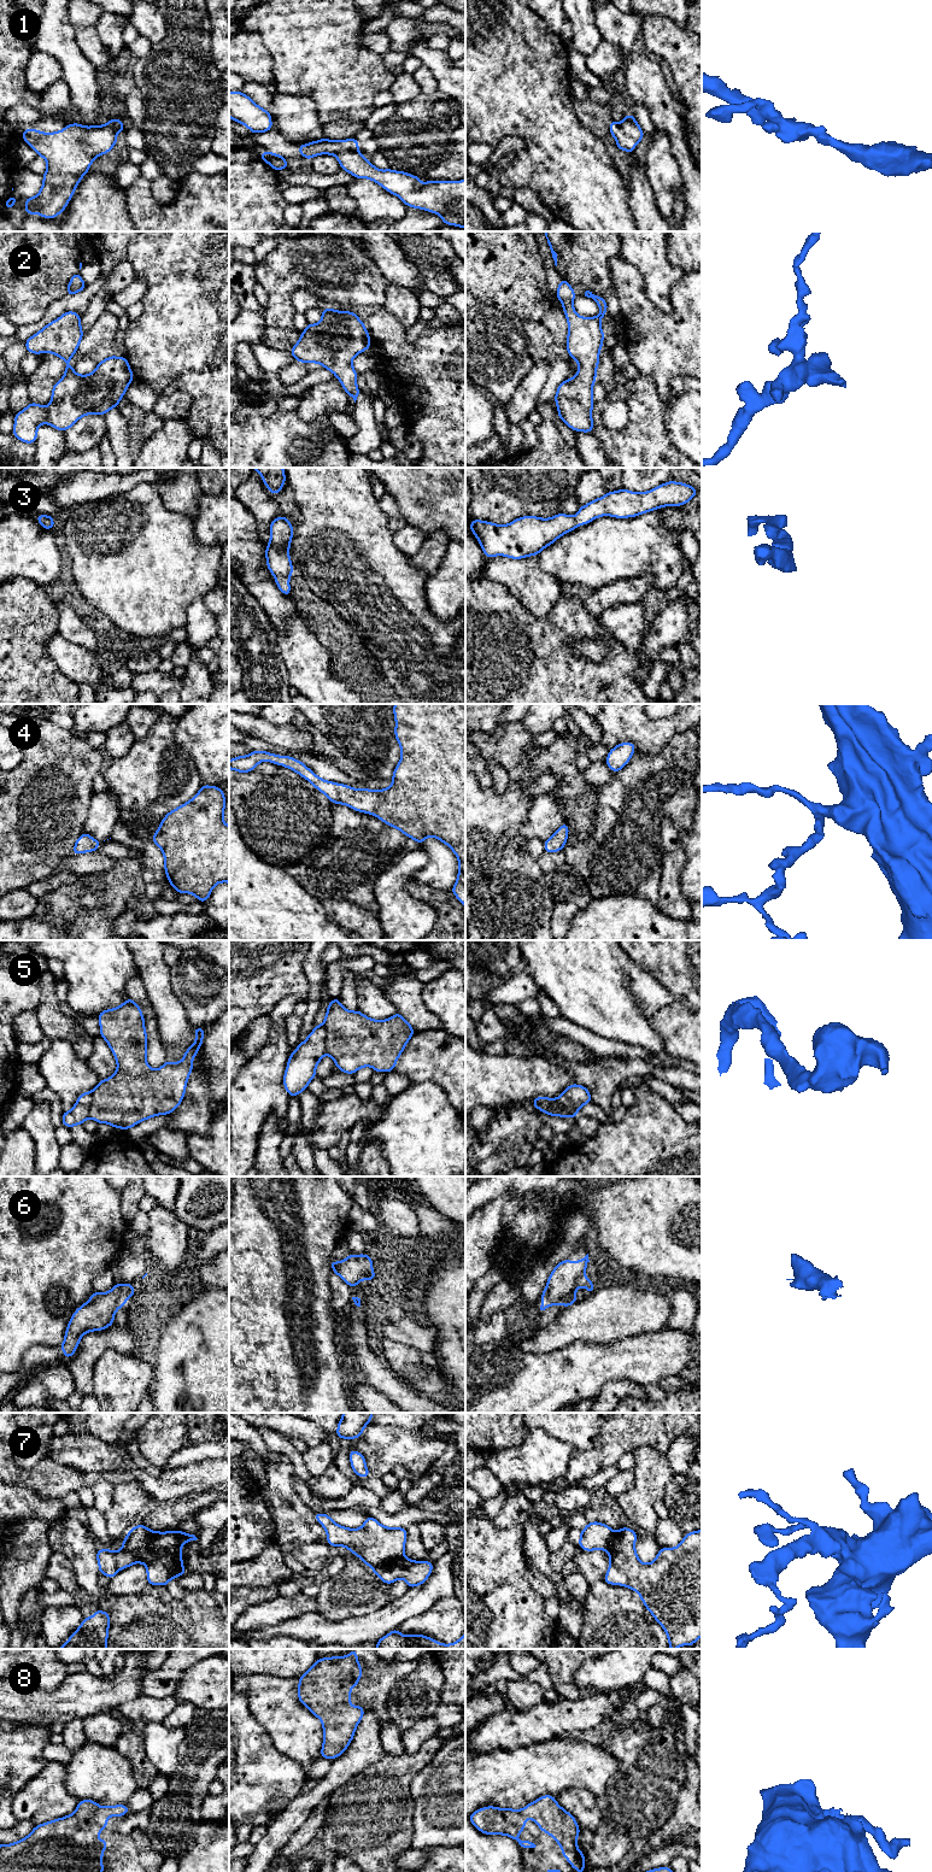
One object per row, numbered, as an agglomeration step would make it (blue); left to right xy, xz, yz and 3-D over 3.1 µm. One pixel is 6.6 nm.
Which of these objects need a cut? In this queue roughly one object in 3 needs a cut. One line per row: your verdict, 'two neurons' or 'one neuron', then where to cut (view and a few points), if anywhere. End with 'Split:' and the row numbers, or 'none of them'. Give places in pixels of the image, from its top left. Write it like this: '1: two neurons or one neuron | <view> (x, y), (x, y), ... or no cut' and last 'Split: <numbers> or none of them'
1: one neuron | no cut
2: one neuron | no cut
3: one neuron | no cut
4: one neuron | no cut
5: two neurons | xz (323, 1026), (327, 1052)
6: one neuron | no cut
7: two neurons | xy (154, 1531), (140, 1550), (118, 1554), (118, 1570)
8: one neuron | no cut
Split: 5, 7

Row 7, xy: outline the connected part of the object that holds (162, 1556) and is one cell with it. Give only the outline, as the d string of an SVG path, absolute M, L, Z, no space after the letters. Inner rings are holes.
M154 1531L147 1545L139 1553L119 1553L118 1569L130 1567L133 1563L143 1563L147 1568L147 1581L151 1585L164 1585L187 1573L183 1567L181 1549L184 1543L197 1541L190 1533L182 1531Z

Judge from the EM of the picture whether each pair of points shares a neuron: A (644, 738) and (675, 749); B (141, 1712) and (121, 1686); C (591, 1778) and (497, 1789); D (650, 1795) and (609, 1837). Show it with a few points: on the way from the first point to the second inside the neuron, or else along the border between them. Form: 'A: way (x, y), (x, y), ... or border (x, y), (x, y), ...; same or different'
A: border (689, 728), (676, 732), (656, 755), (638, 752); different
B: border (140, 1692), (115, 1708); different
C: way (568, 1777), (520, 1777); same
D: border (602, 1821), (622, 1832), (632, 1842); different

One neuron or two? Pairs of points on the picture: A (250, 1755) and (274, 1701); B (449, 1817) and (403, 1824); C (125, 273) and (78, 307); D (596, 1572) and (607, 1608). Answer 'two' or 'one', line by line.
A: two
B: two
C: one
D: two

